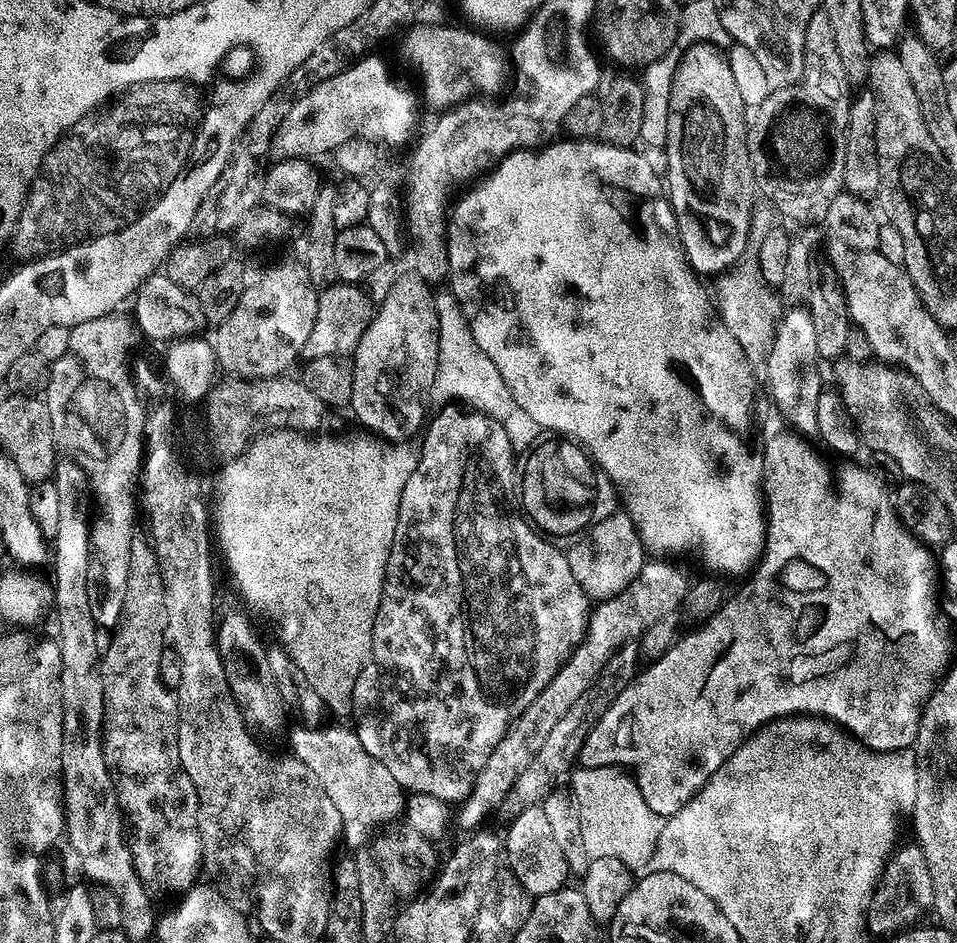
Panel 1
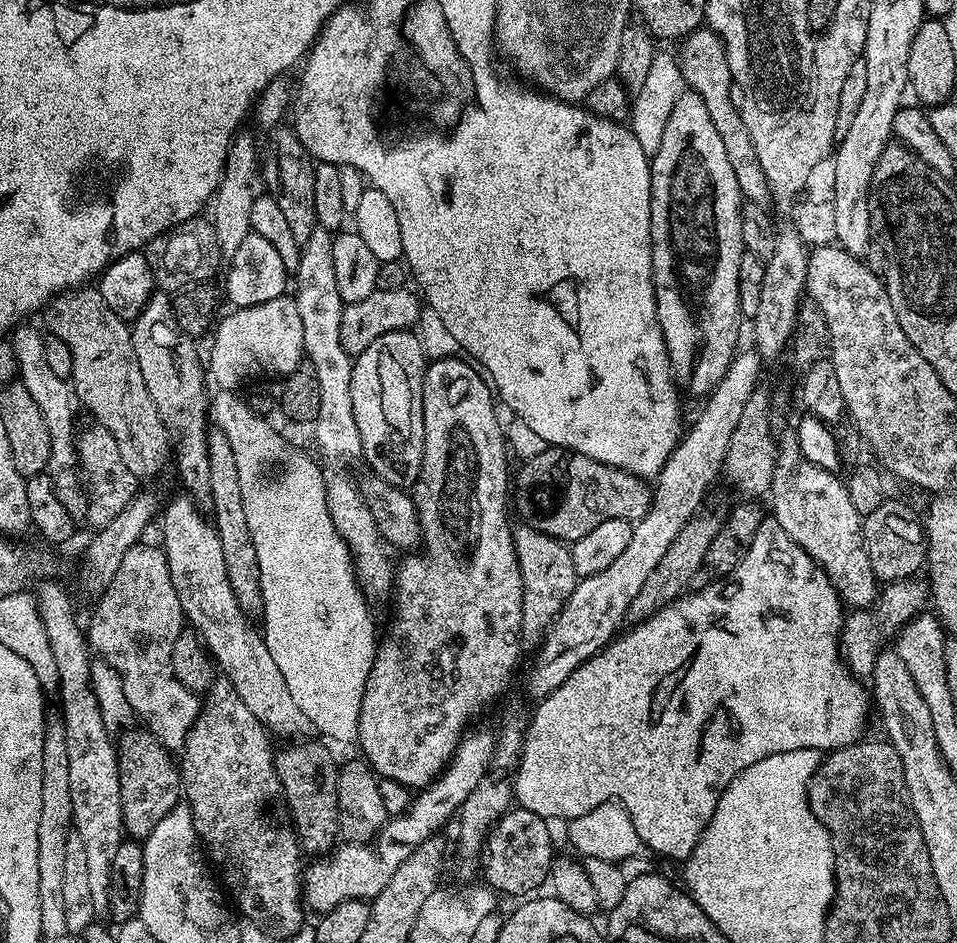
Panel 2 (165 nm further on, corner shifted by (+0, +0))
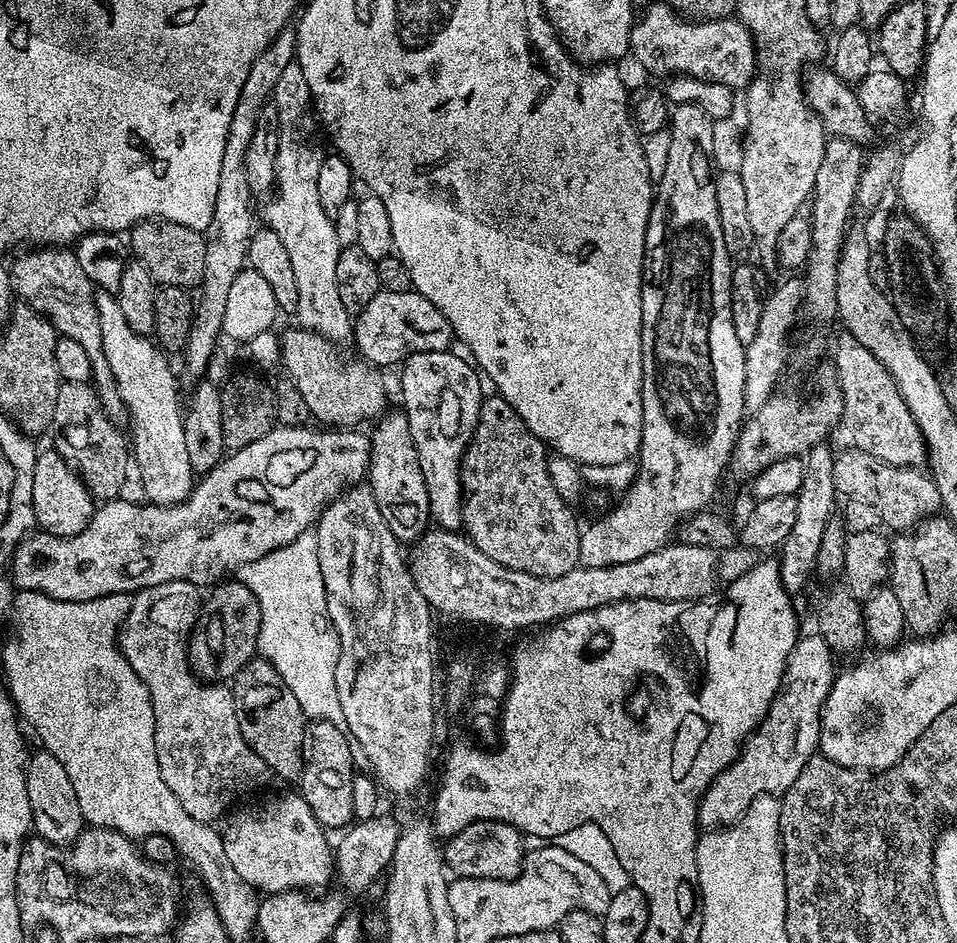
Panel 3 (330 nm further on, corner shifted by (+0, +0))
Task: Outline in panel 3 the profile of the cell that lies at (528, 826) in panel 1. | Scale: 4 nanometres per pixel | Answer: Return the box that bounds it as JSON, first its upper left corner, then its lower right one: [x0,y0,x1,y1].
[442,820,526,880]

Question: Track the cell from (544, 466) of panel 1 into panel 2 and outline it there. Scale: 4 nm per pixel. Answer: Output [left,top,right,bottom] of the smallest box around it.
[514,447,653,542]

